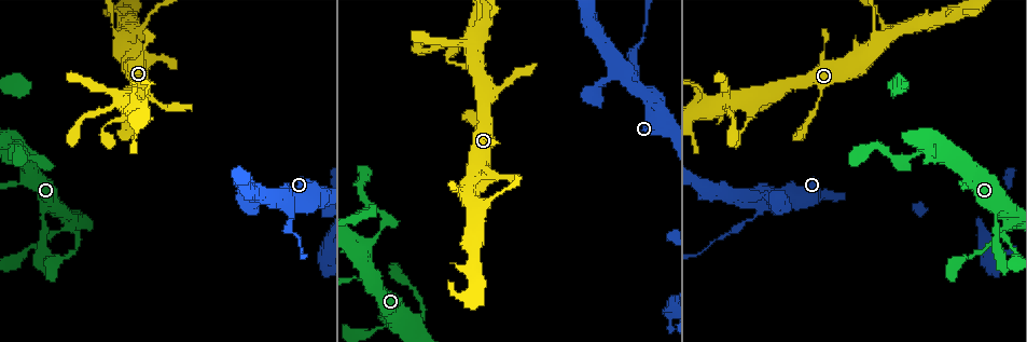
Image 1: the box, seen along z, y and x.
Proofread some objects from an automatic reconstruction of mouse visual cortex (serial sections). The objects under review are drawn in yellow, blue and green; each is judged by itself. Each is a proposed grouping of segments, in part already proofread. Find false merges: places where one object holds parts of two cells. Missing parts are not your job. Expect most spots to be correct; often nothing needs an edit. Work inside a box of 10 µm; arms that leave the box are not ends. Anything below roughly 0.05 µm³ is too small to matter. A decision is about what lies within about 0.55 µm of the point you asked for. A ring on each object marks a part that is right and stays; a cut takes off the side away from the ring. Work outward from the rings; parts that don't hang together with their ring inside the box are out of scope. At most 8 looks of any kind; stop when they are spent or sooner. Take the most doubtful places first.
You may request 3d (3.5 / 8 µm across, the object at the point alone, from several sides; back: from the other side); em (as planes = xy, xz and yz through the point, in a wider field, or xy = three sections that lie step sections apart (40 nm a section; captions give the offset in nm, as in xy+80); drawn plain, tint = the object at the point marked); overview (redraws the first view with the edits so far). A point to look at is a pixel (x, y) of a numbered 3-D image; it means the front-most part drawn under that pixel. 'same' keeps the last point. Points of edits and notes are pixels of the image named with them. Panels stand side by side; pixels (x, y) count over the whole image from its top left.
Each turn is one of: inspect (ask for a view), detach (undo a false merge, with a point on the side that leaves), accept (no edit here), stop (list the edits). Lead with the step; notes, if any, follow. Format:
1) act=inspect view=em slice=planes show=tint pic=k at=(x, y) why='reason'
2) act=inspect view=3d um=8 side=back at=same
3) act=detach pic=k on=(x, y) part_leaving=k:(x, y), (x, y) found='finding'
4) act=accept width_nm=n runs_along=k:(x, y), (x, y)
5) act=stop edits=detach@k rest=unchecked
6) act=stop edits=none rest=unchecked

act=inspect view=3d um=3.5 pic=1 at=(292, 221) why='thick turns thin'

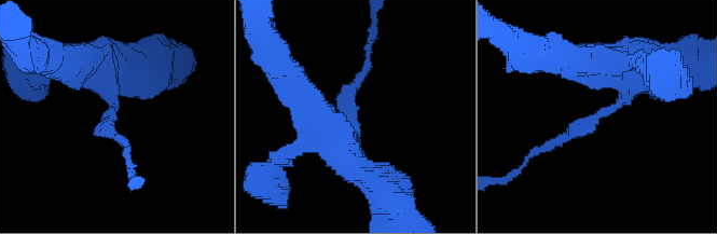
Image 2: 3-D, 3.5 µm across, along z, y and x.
act=inspect view=em slice=xy step=2 show=tint pic=2 at=(111, 111) arm_widths_nm=200,450 why='need the tissue'

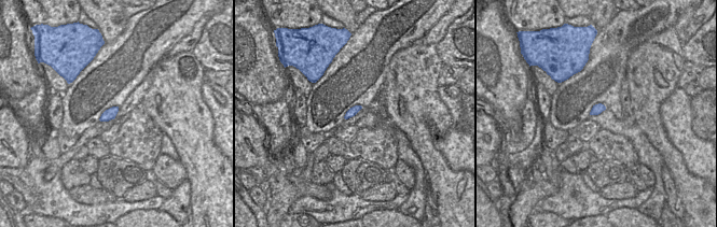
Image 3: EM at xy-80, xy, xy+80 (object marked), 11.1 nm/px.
act=detach pic=2 on=(350, 93) part_leaving=2:(353, 124), (346, 94), (369, 66), (369, 50) found='two cells meet here'

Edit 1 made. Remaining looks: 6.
act=inspect view=overview why='redraw'

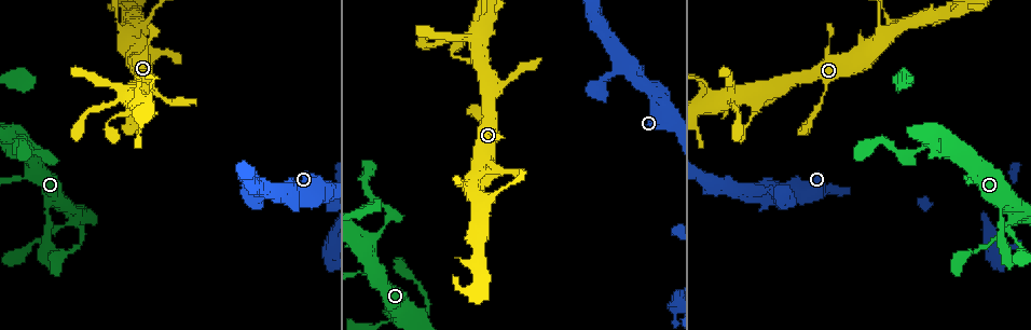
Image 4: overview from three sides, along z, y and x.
act=inspect view=3d um=8 pic=4 at=(387, 211) why='abrupt turn'

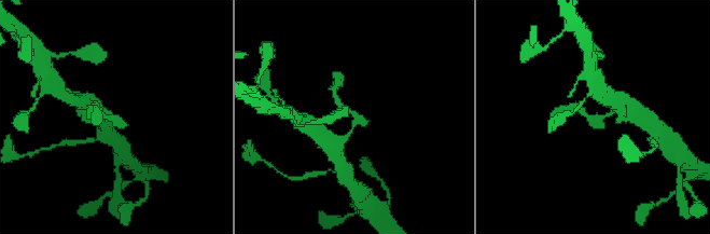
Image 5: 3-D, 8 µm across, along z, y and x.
act=inspect view=em slice=xy step=3 show=tint at=same why='now the EM'

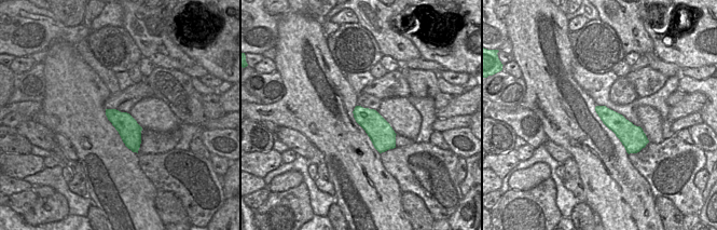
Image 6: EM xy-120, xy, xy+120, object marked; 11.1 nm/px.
act=accept runs_along=5:(340, 141), (356, 118), (336, 97) found='one cell here'

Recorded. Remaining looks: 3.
act=inspect view=3d um=8 pic=4 at=(467, 38) why='thin neck'

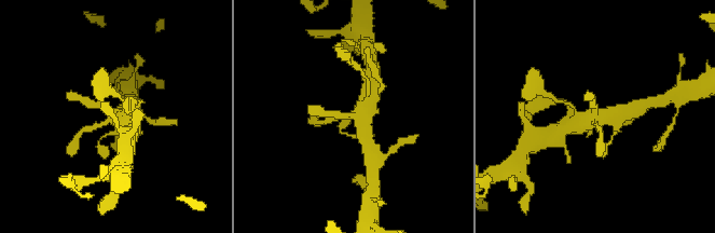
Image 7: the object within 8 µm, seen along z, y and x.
act=inspect view=em slice=xy step=2 show=tint at=same

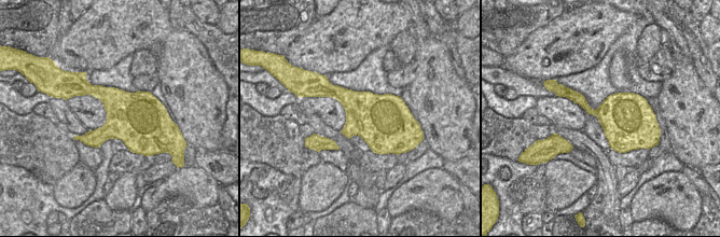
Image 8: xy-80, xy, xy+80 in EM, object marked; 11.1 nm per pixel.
act=accept runs_along=7:(626, 112), (591, 119), (569, 128) found='all the same cell'

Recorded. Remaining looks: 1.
act=stop edits=detach@2 rest=unchecked

